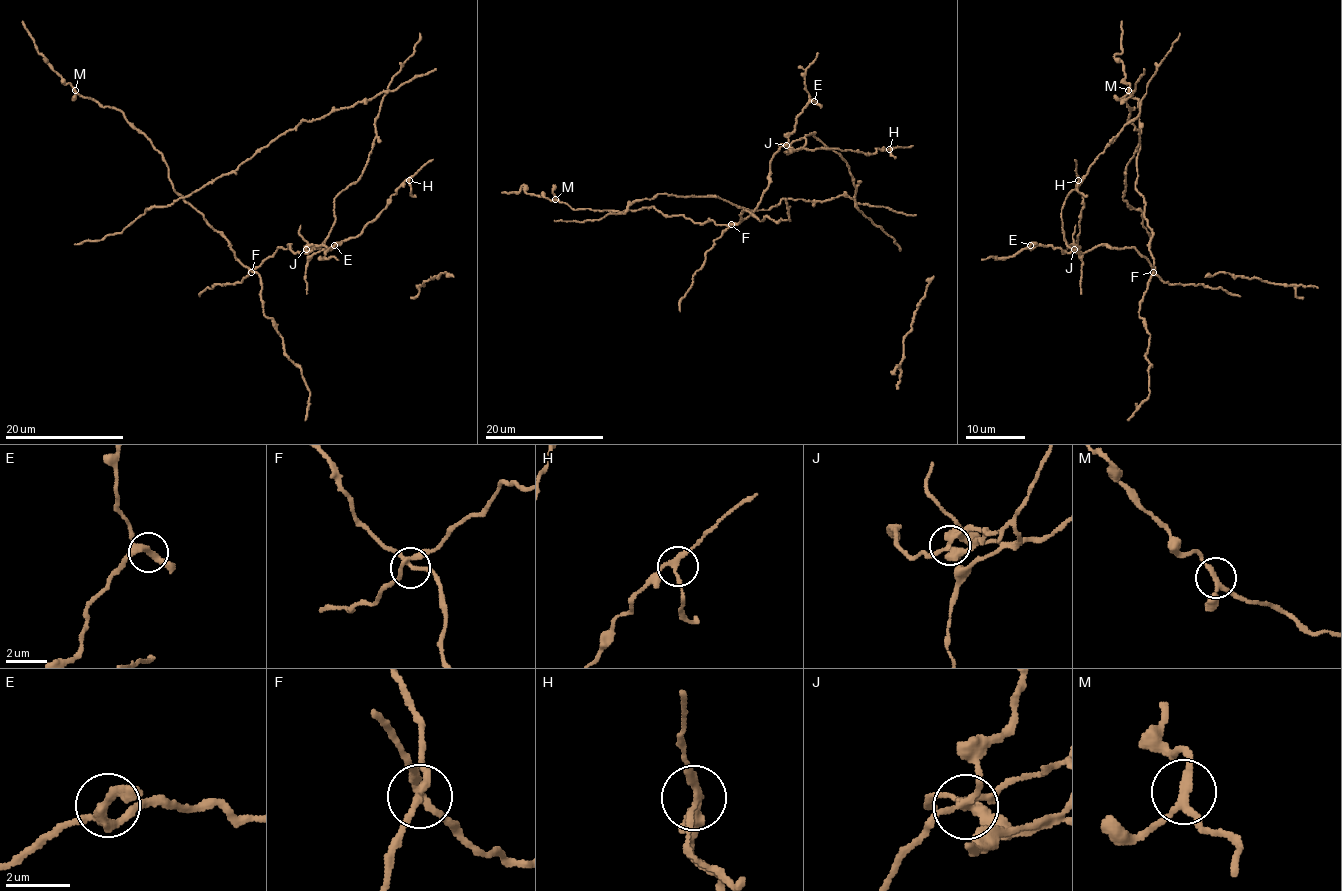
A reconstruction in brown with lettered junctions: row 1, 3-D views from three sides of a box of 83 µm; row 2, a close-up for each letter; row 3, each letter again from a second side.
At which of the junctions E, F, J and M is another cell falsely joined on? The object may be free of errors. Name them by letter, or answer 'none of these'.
J

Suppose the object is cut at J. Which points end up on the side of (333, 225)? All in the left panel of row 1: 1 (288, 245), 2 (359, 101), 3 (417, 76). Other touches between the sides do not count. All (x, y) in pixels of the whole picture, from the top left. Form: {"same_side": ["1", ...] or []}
{"same_side": []}

